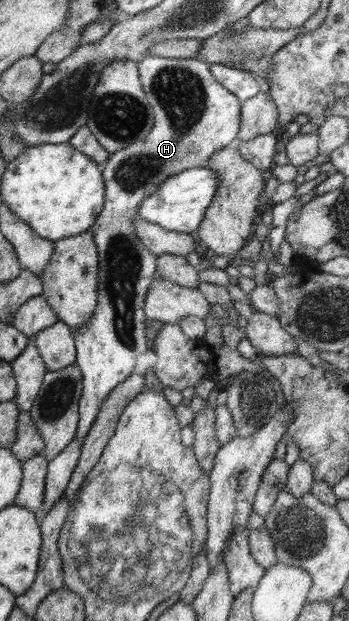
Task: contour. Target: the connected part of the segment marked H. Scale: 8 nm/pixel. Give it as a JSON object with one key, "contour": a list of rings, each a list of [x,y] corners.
{"contour":[[[164,56],[144,57],[137,63],[140,82],[148,104],[154,111],[154,126],[150,135],[143,140],[136,140],[129,146],[111,153],[107,159],[104,170],[101,171],[106,188],[106,201],[102,211],[94,222],[90,231],[97,247],[99,268],[97,283],[97,306],[94,313],[80,330],[73,331],[75,348],[77,351],[75,362],[82,374],[83,388],[79,399],[79,422],[75,439],[83,439],[88,435],[104,400],[110,392],[127,378],[136,369],[136,357],[146,353],[148,338],[146,338],[146,321],[144,302],[149,285],[154,280],[157,256],[146,249],[146,246],[135,234],[133,223],[140,218],[139,205],[144,199],[154,195],[158,187],[166,178],[180,173],[185,169],[204,168],[212,154],[223,150],[236,140],[240,128],[241,101],[230,91],[227,91],[210,72],[206,62],[198,59],[176,59]]]}

